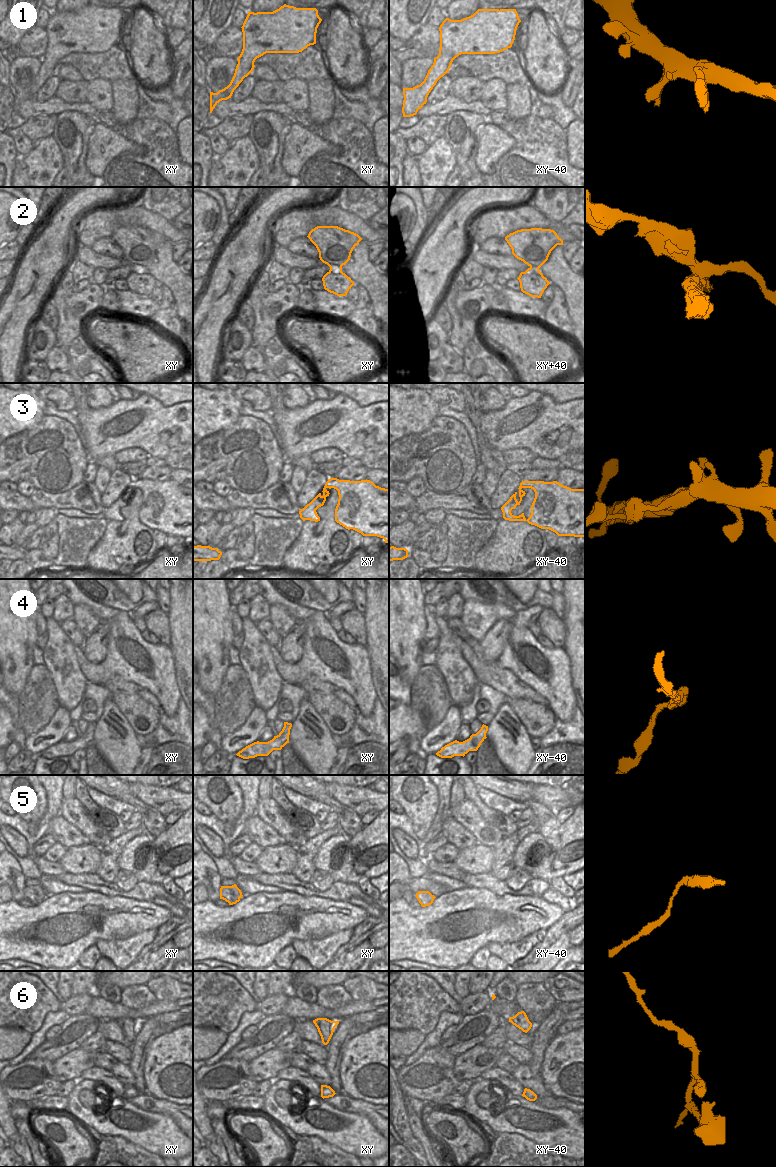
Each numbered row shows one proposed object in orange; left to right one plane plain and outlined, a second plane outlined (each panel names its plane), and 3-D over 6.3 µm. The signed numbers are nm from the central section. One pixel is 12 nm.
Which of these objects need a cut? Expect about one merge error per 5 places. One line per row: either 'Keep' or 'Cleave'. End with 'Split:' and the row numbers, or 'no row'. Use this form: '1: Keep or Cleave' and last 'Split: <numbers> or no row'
1: Keep
2: Cleave
3: Keep
4: Keep
5: Cleave
6: Keep
Split: 2, 5.

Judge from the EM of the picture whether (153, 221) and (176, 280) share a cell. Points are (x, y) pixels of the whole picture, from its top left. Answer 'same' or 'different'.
different

